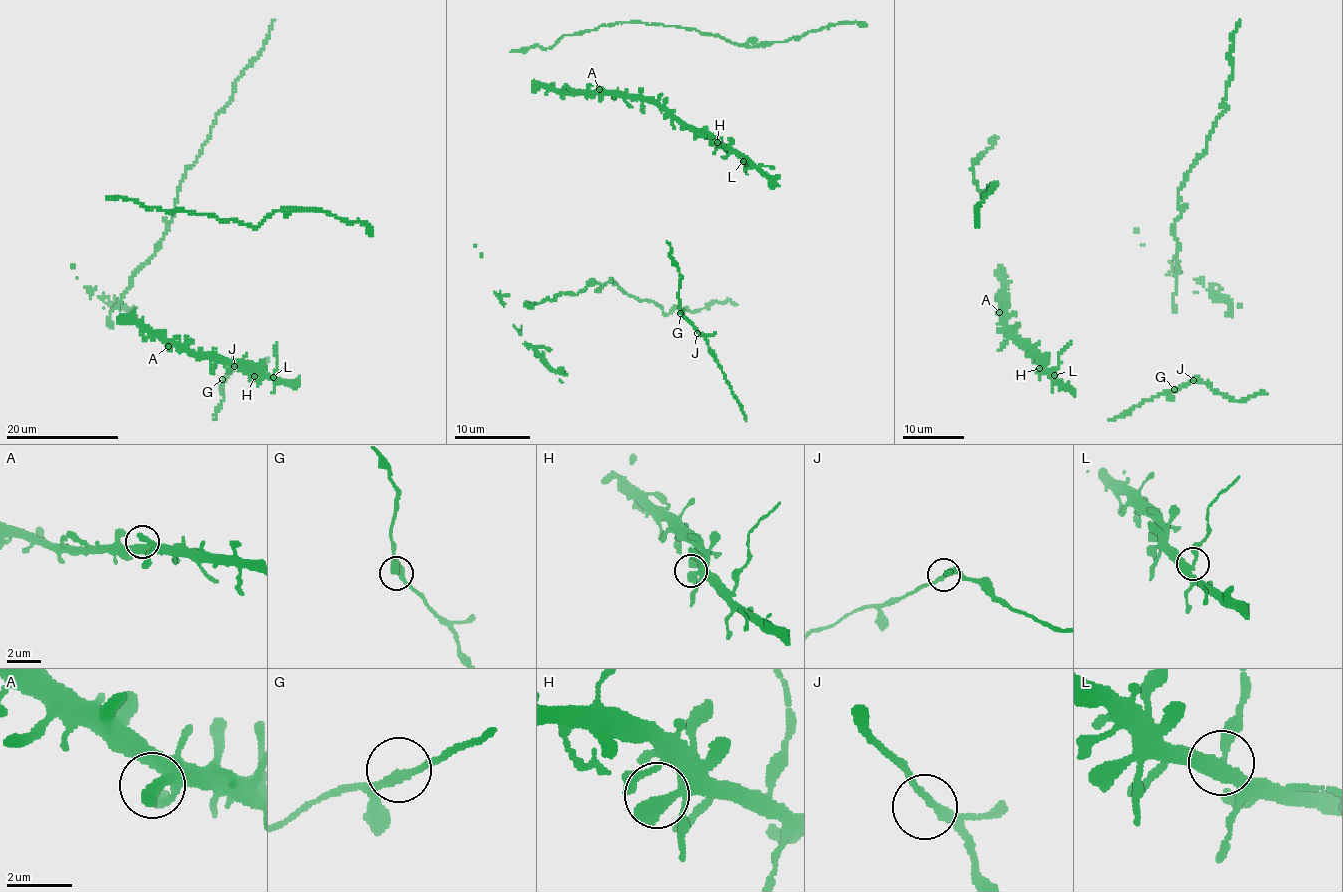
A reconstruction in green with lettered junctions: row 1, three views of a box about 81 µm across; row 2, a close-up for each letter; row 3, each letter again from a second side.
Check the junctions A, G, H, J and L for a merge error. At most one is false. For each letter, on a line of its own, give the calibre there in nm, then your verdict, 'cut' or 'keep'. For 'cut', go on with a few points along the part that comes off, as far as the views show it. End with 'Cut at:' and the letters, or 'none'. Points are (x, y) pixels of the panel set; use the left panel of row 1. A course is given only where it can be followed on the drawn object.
A: 400 nm | keep
G: 240 nm | keep
H: 380 nm | keep
J: 260 nm | keep
L: 320 nm | cut | (273, 376), (276, 343)
Cut at: L

